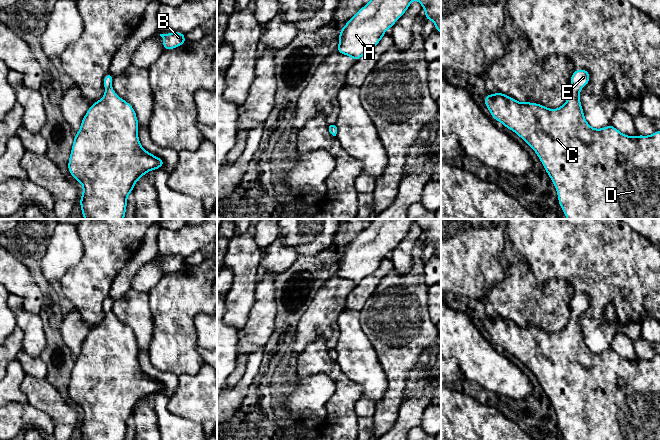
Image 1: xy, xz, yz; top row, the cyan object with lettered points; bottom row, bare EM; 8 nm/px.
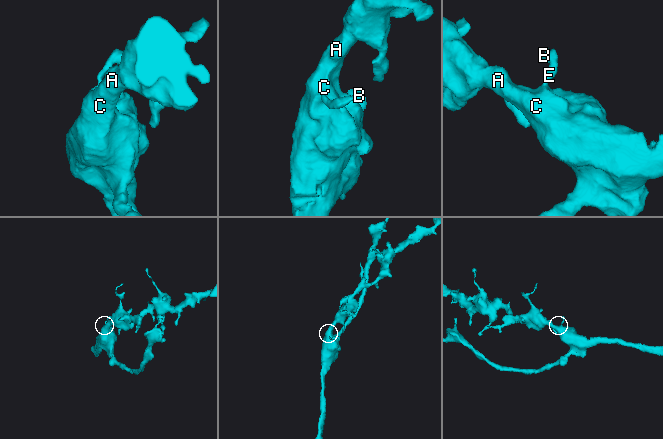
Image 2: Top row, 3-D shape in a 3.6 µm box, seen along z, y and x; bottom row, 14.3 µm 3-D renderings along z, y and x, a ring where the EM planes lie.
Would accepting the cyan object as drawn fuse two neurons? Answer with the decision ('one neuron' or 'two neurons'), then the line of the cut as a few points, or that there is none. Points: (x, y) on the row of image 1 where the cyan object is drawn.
one neuron | no cut

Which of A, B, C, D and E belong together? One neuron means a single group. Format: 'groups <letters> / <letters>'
groups A B C D E

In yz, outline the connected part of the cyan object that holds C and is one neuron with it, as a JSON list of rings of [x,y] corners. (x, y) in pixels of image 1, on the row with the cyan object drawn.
[[[576,69],[570,77],[571,90],[568,99],[564,105],[557,109],[548,109],[547,107],[532,102],[518,102],[514,98],[501,92],[488,94],[484,98],[487,109],[492,114],[492,118],[501,122],[507,129],[515,132],[530,147],[533,148],[540,161],[542,162],[546,173],[550,176],[557,194],[558,203],[561,206],[567,219],[660,219],[660,130],[657,130],[650,136],[637,135],[630,137],[618,131],[612,124],[602,128],[592,128],[584,117],[579,93],[580,90],[590,81],[590,72],[585,69]]]

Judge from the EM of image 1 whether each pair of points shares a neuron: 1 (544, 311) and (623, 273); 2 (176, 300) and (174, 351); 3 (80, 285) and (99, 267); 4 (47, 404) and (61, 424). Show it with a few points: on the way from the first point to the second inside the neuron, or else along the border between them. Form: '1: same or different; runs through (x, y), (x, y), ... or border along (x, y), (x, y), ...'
1: different; border along (555, 279), (565, 281), (574, 294)
2: same; runs through (173, 313), (171, 321), (174, 338)
3: same; runs through (85, 281), (94, 272)
4: same; runs through (52, 409), (61, 419)

